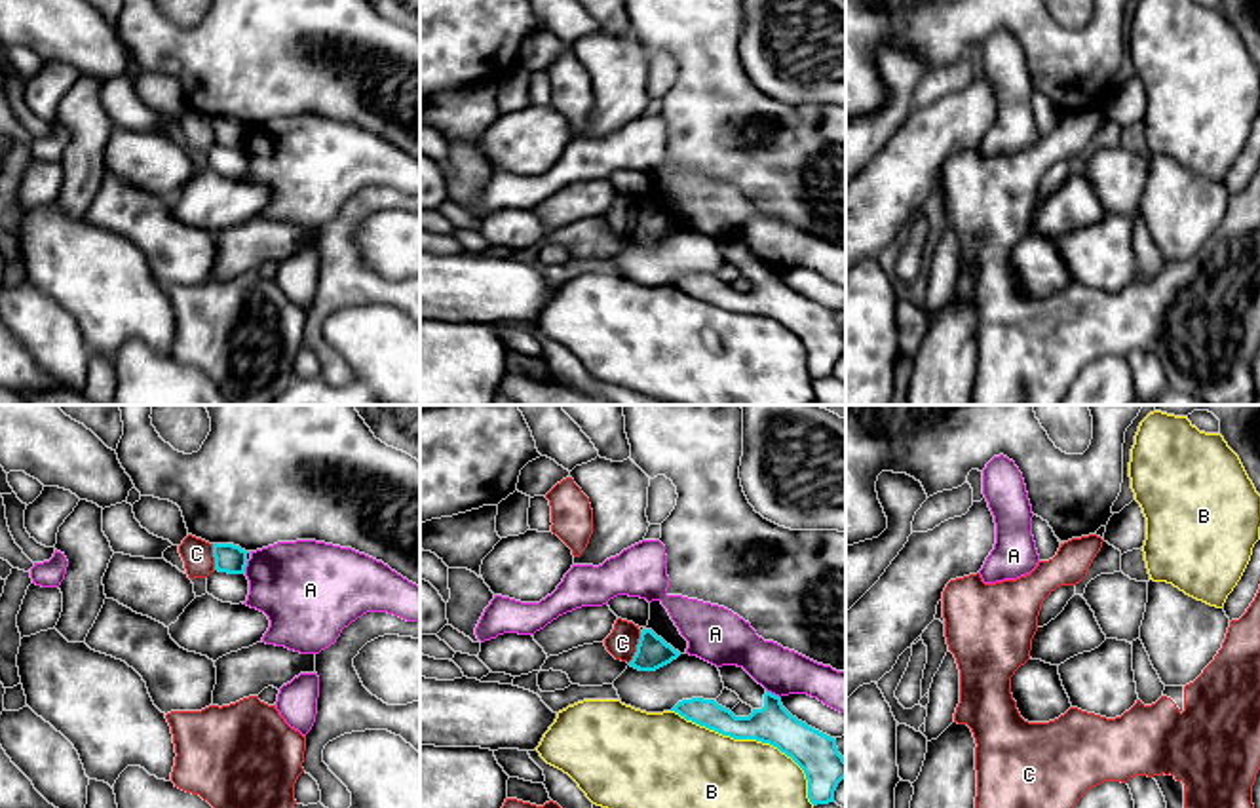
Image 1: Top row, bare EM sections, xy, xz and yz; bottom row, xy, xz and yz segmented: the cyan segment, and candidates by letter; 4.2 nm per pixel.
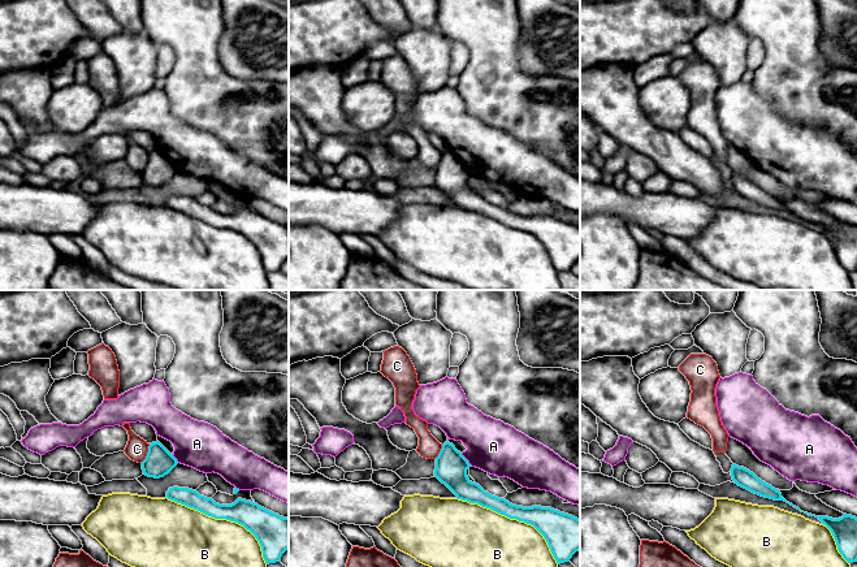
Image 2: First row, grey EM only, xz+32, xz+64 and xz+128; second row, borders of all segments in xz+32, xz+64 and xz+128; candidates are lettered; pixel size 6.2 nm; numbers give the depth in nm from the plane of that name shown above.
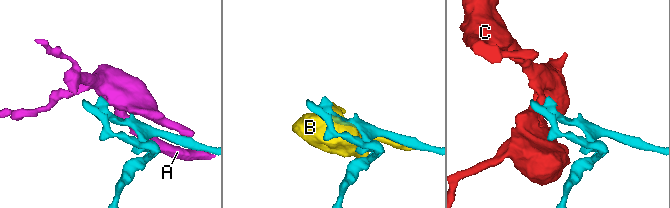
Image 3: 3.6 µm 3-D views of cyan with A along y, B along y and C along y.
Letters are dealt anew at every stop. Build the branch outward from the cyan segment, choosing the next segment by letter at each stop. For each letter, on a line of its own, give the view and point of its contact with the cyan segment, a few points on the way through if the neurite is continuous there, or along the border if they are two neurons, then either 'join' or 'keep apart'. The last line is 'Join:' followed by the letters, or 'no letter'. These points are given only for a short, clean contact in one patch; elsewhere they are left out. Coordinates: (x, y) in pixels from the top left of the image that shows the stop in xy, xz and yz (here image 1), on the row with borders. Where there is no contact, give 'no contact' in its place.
A: xz (774, 694) | keep apart
B: xz (755, 738) | keep apart
C: xz (637, 649) | along xz (641, 634), (635, 654), (628, 662) | keep apart
Join: no letter

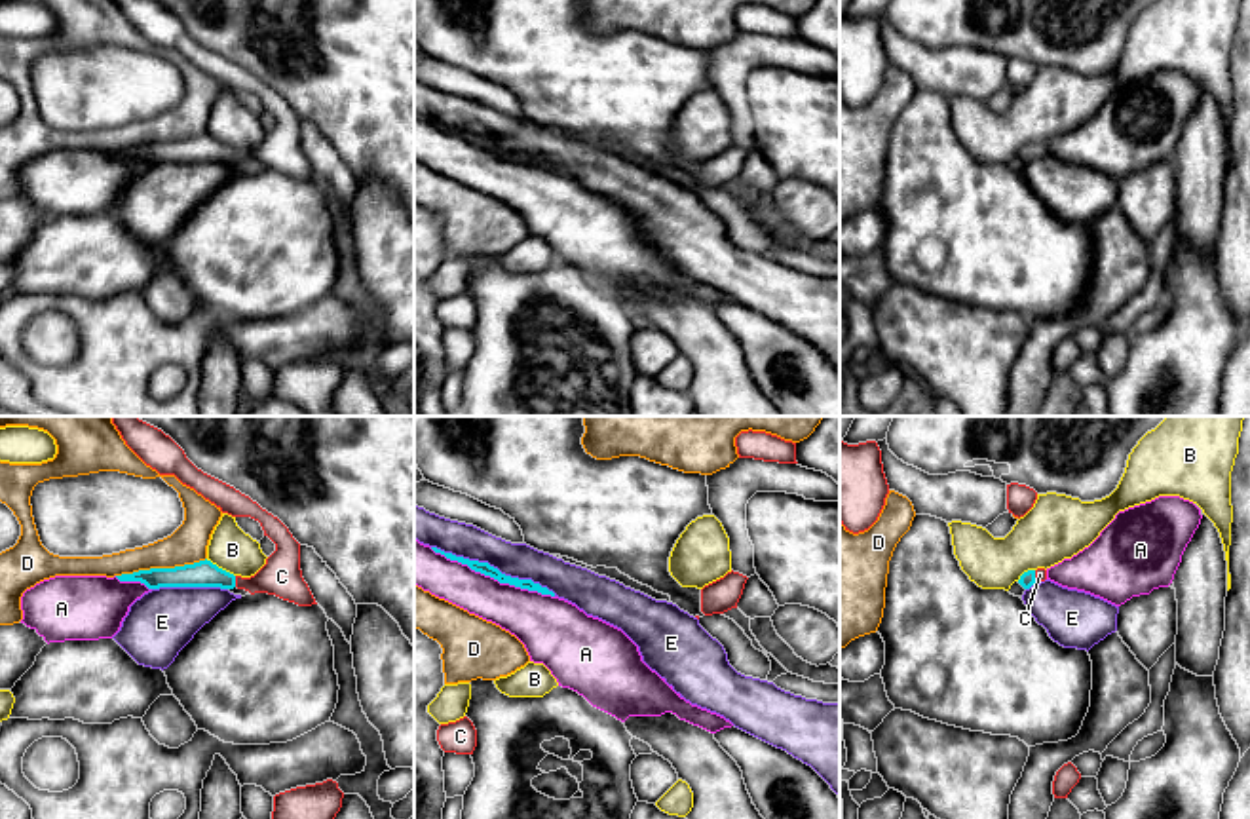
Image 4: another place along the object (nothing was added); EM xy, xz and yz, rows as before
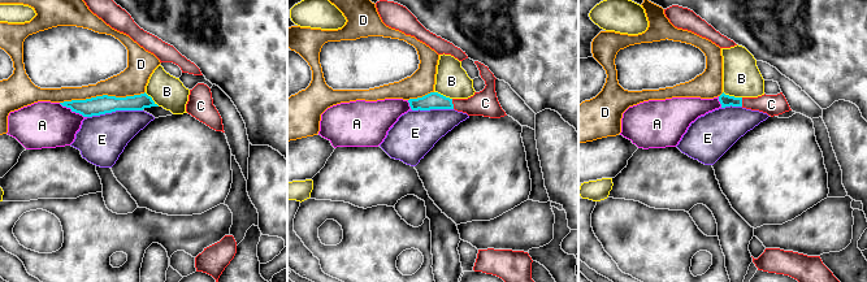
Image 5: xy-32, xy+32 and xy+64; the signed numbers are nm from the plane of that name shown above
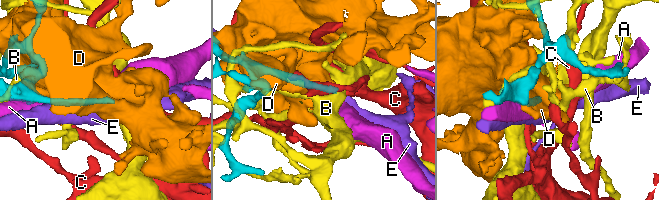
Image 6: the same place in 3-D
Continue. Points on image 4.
A: xz (492, 576) | keep apart
B: xy (221, 569) | keep apart
C: xy (234, 582) | across xy (200, 574), (234, 582), (263, 582), (282, 576) | join
D: xy (160, 569) | keep apart
E: xz (492, 567) | keep apart
Join: C

